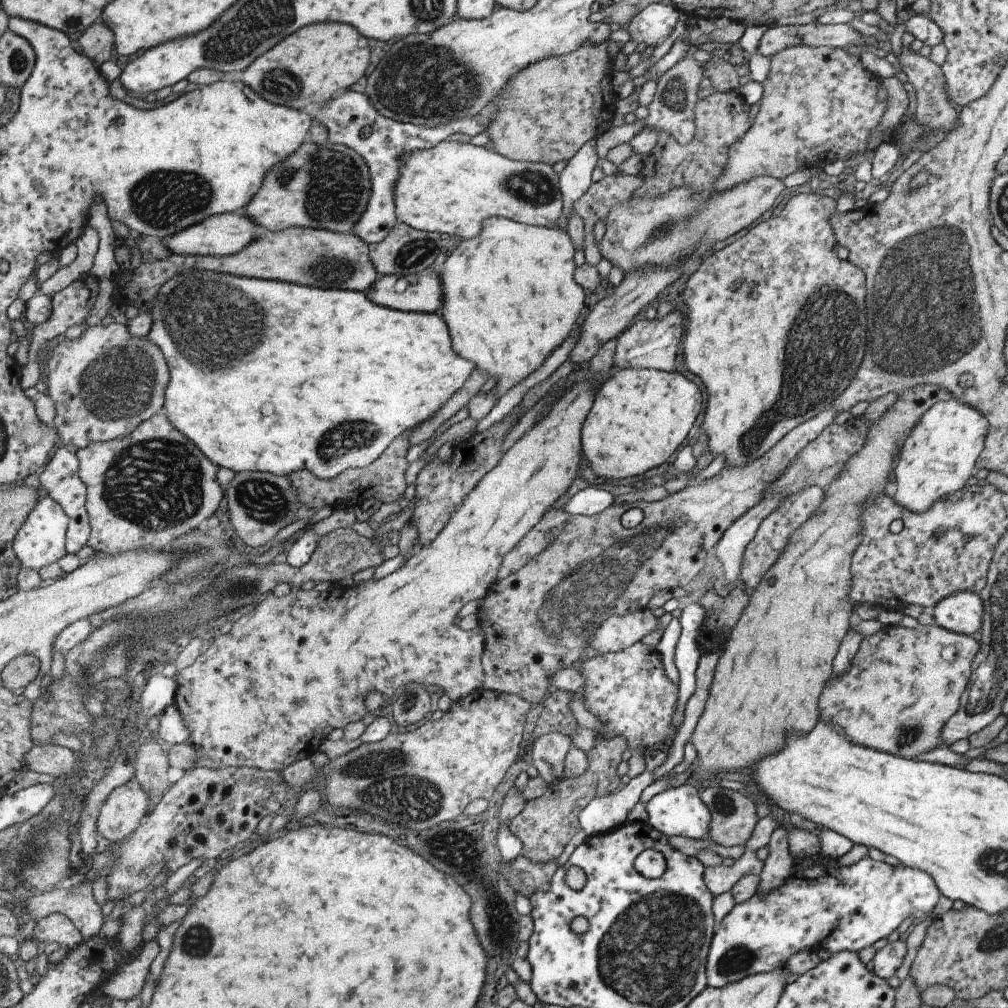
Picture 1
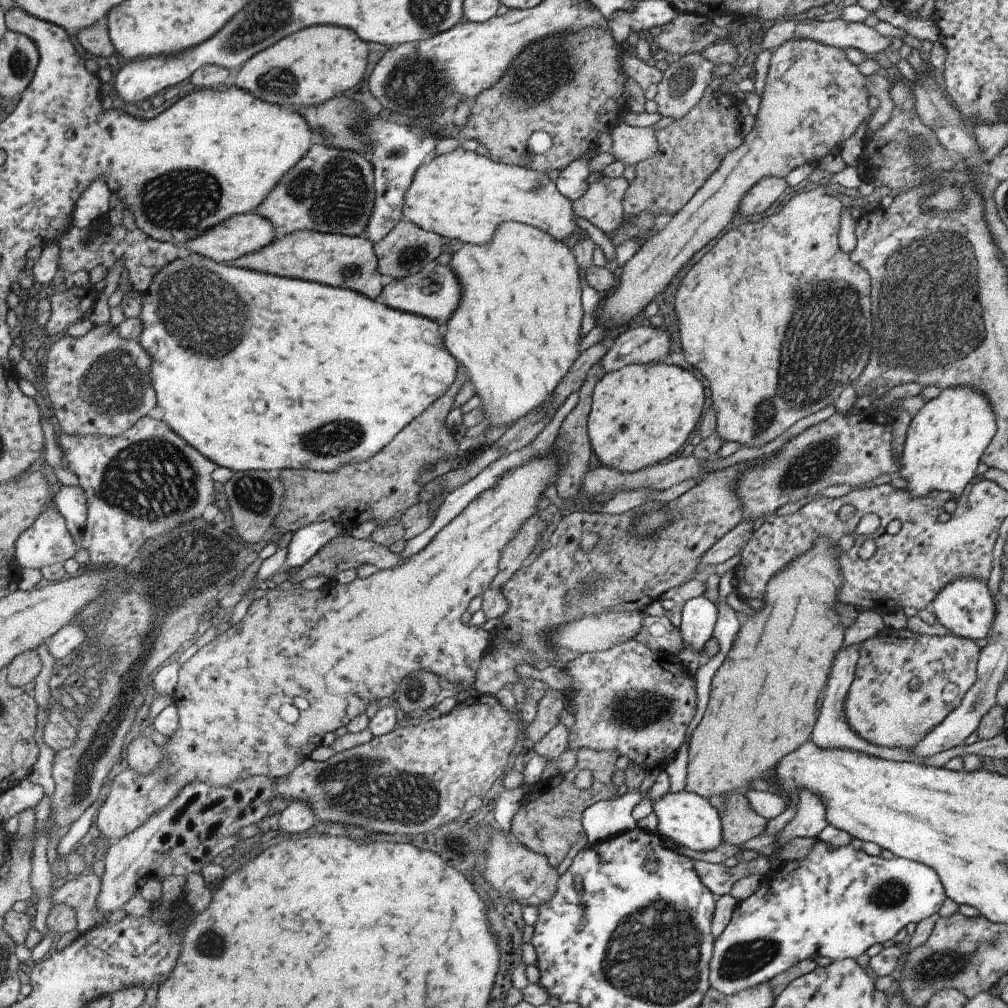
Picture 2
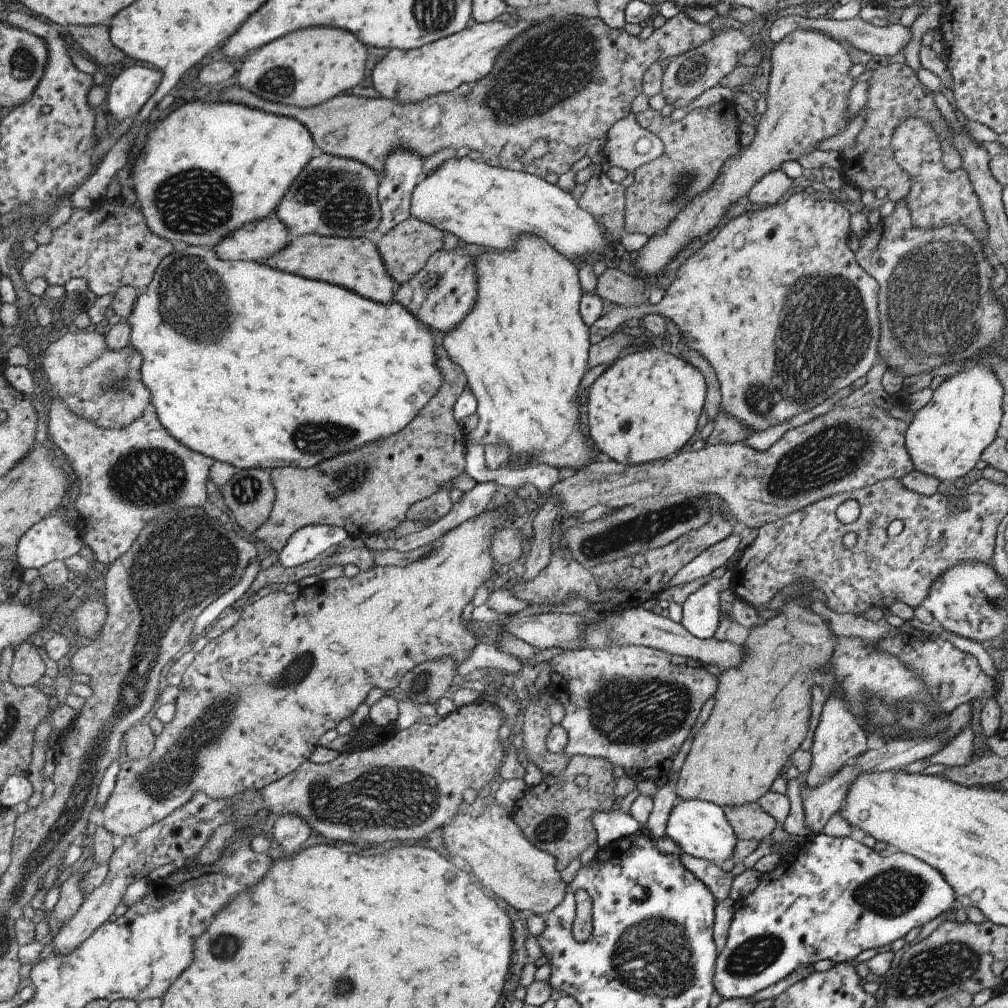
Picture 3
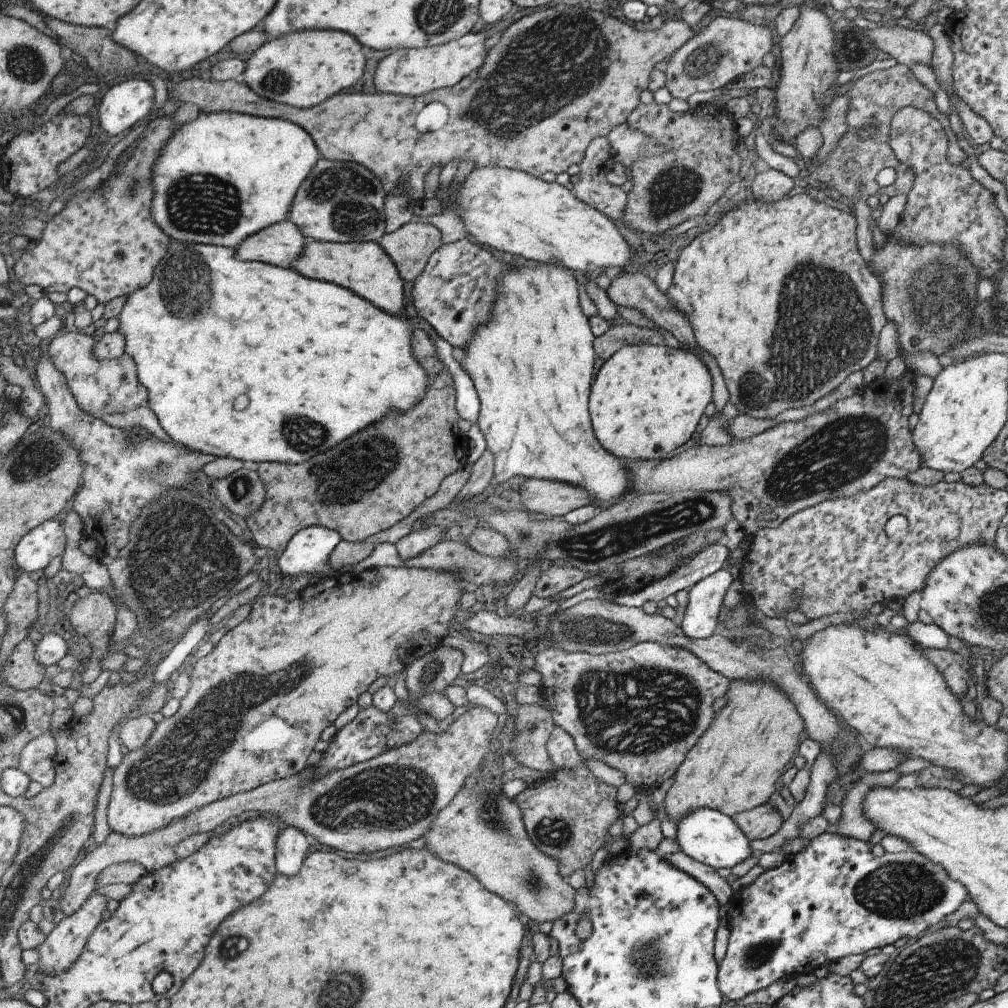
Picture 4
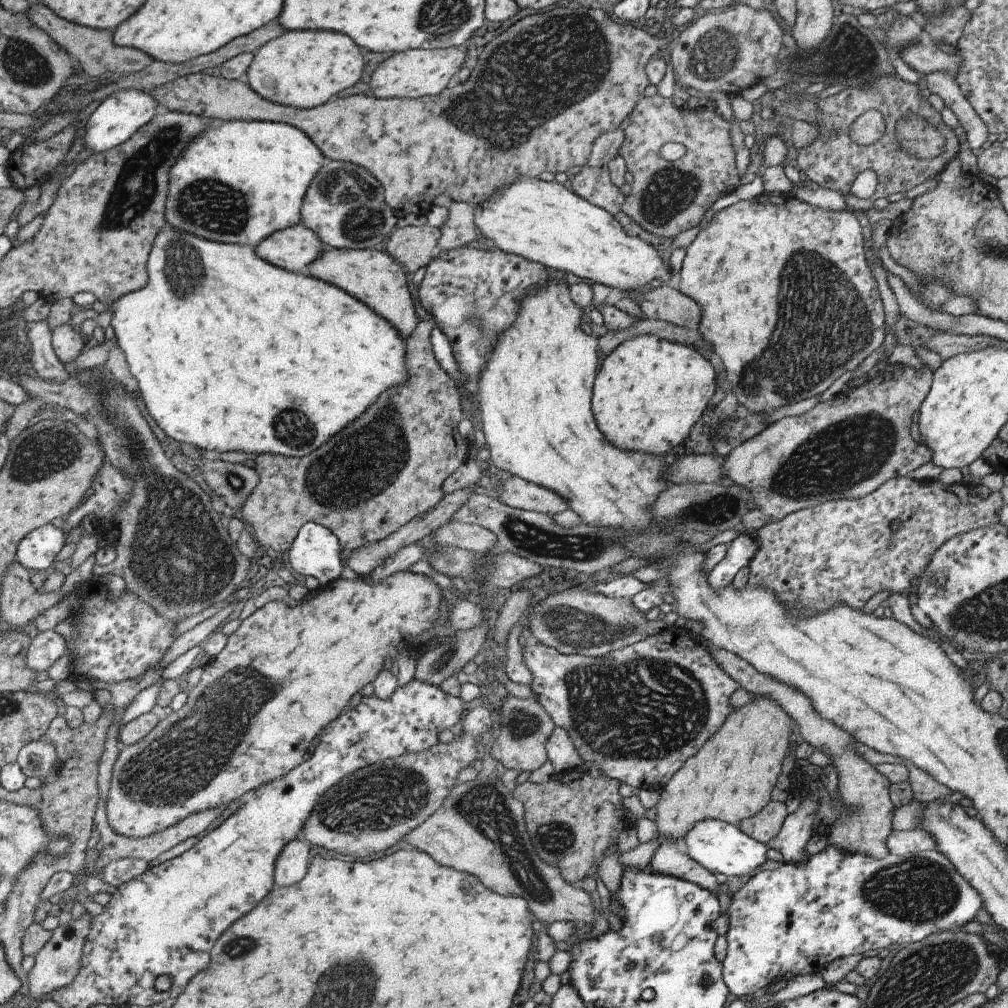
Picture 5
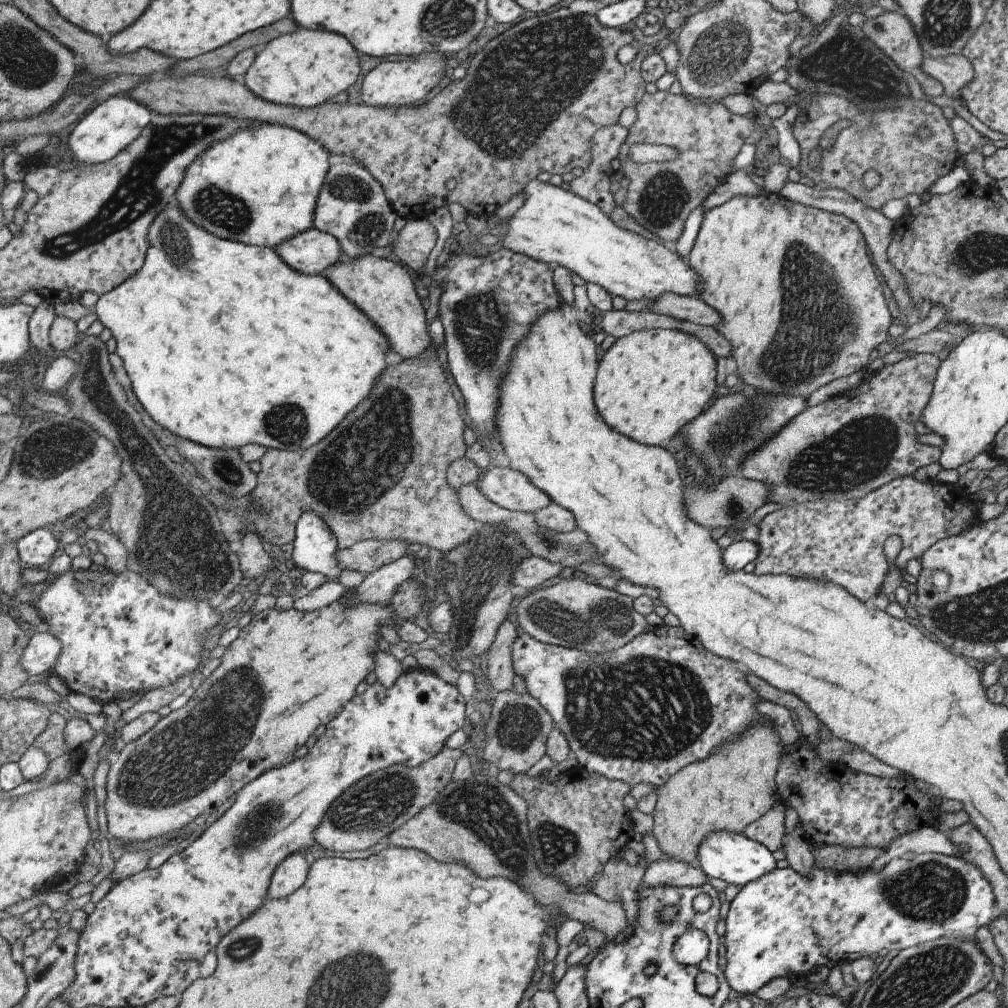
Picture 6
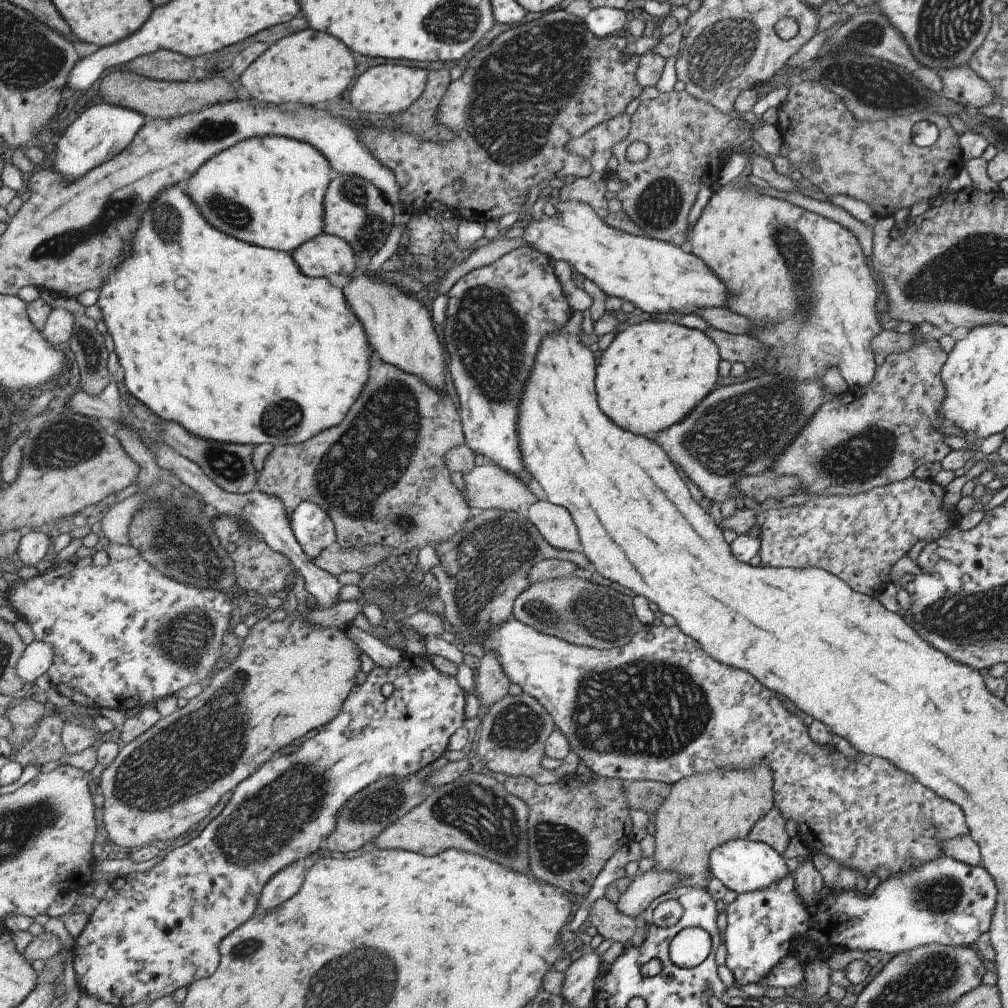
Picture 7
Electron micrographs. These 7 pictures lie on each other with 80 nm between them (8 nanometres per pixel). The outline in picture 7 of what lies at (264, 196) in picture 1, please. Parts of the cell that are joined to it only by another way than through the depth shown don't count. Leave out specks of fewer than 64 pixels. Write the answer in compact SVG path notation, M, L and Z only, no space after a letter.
M335 174L324 200L324 232L346 240L358 256L370 258L387 242L396 220L394 206L378 186L361 175Z

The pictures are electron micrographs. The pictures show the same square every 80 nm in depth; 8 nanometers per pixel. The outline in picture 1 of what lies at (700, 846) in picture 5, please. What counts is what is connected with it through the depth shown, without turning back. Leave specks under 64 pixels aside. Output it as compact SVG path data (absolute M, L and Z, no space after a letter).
M688 782L680 785L674 784L667 790L655 794L652 798L646 799L645 812L647 812L646 823L654 830L657 830L663 836L681 836L694 840L707 839L707 830L709 830L709 820L711 814L707 806L701 802L697 788L694 788Z

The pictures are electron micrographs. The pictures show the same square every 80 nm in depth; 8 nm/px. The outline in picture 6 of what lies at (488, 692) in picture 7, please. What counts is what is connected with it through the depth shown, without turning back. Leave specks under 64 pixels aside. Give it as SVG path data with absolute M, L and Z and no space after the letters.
M505 619L499 630L493 646L486 654L489 667L489 684L497 692L511 691L513 683L511 679L514 676L512 668L512 644L518 634L515 631L515 622Z

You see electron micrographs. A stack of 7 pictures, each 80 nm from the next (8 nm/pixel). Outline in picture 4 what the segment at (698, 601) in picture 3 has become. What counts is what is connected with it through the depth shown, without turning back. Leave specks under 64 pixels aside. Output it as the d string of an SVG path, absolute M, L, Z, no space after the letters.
M722 567L687 590L689 599L680 625L685 637L703 639L717 631L717 614L731 582L731 574Z

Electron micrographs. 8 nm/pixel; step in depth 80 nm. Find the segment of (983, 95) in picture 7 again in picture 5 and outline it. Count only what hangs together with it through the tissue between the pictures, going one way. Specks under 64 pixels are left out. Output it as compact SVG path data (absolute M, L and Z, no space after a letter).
M923 30L919 34L919 40L903 48L897 57L920 76L932 72L945 72L955 78L963 68L961 56L941 52Z

